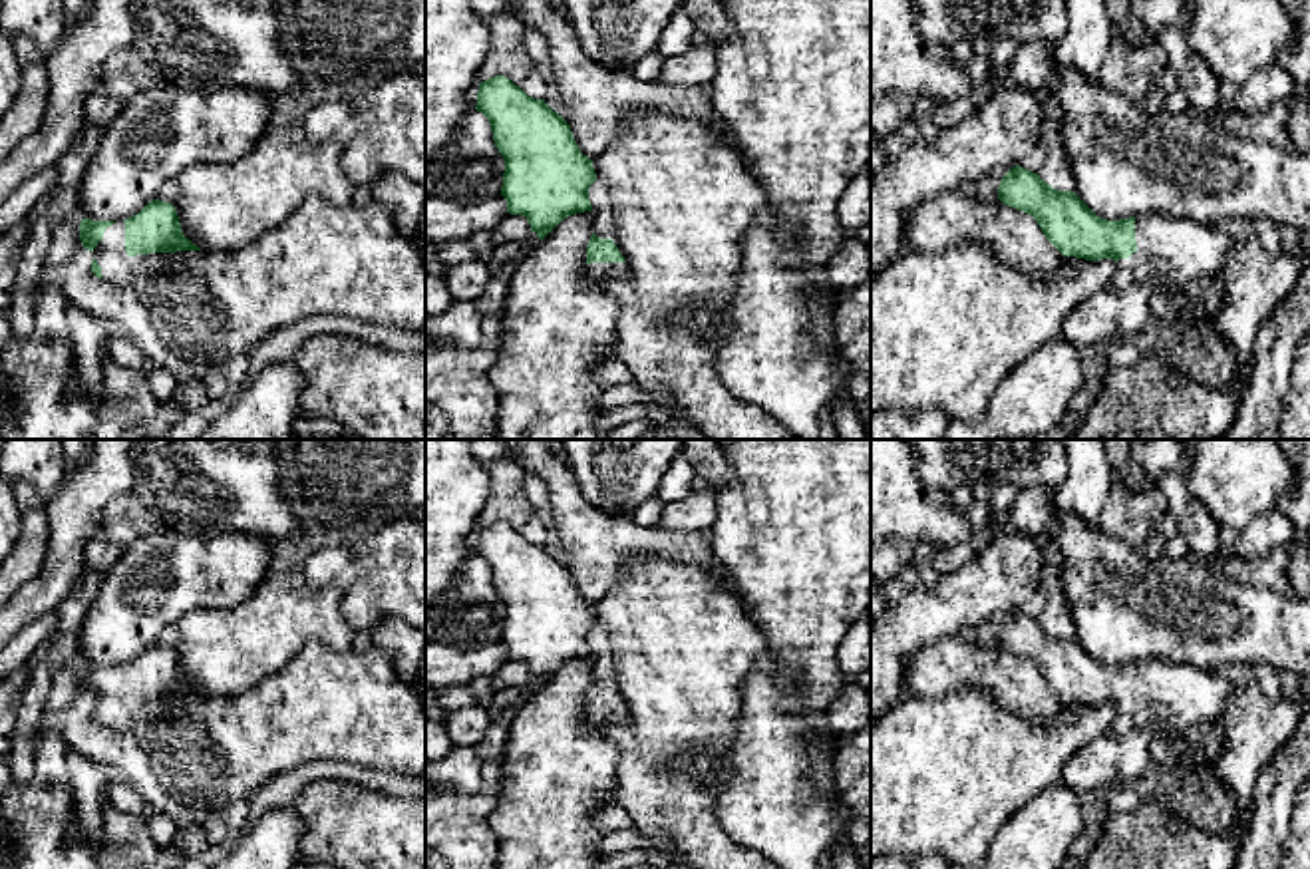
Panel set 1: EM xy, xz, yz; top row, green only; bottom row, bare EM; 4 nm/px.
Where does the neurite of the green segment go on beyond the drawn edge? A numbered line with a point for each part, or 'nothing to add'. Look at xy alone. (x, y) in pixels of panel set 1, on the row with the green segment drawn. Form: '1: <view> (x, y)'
1: xy (207, 307)

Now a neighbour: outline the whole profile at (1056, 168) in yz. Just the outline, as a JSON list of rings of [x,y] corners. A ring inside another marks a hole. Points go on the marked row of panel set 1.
[[[1046,133],[1046,161],[1038,175],[1040,179],[1050,181],[1058,191],[1073,189],[1073,173],[1058,133]]]

